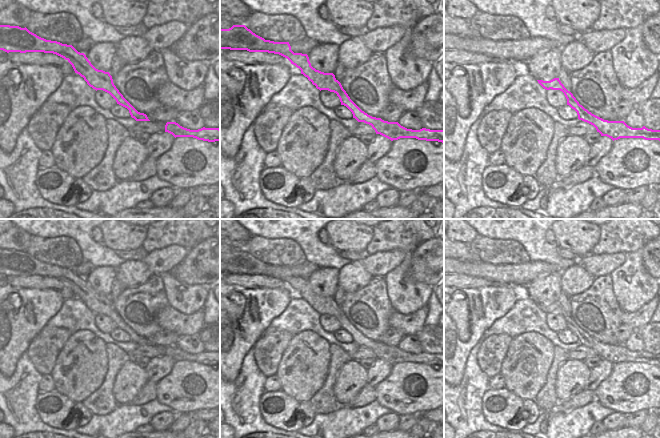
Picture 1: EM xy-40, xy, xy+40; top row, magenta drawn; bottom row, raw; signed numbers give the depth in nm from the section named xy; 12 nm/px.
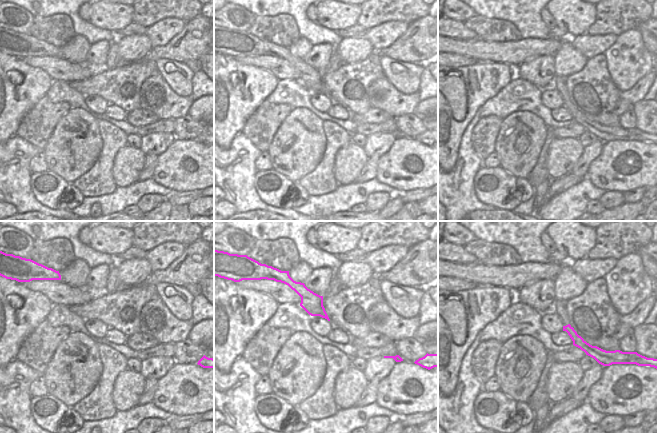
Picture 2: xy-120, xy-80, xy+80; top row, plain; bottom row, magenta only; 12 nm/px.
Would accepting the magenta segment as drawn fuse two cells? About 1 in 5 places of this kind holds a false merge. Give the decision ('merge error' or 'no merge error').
no merge error

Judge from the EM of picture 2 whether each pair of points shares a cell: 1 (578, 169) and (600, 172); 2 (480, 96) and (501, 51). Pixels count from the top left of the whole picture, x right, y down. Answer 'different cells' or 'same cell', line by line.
1: different cells
2: different cells

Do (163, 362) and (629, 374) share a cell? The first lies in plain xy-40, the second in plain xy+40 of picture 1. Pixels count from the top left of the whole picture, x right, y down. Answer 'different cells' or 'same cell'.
different cells

